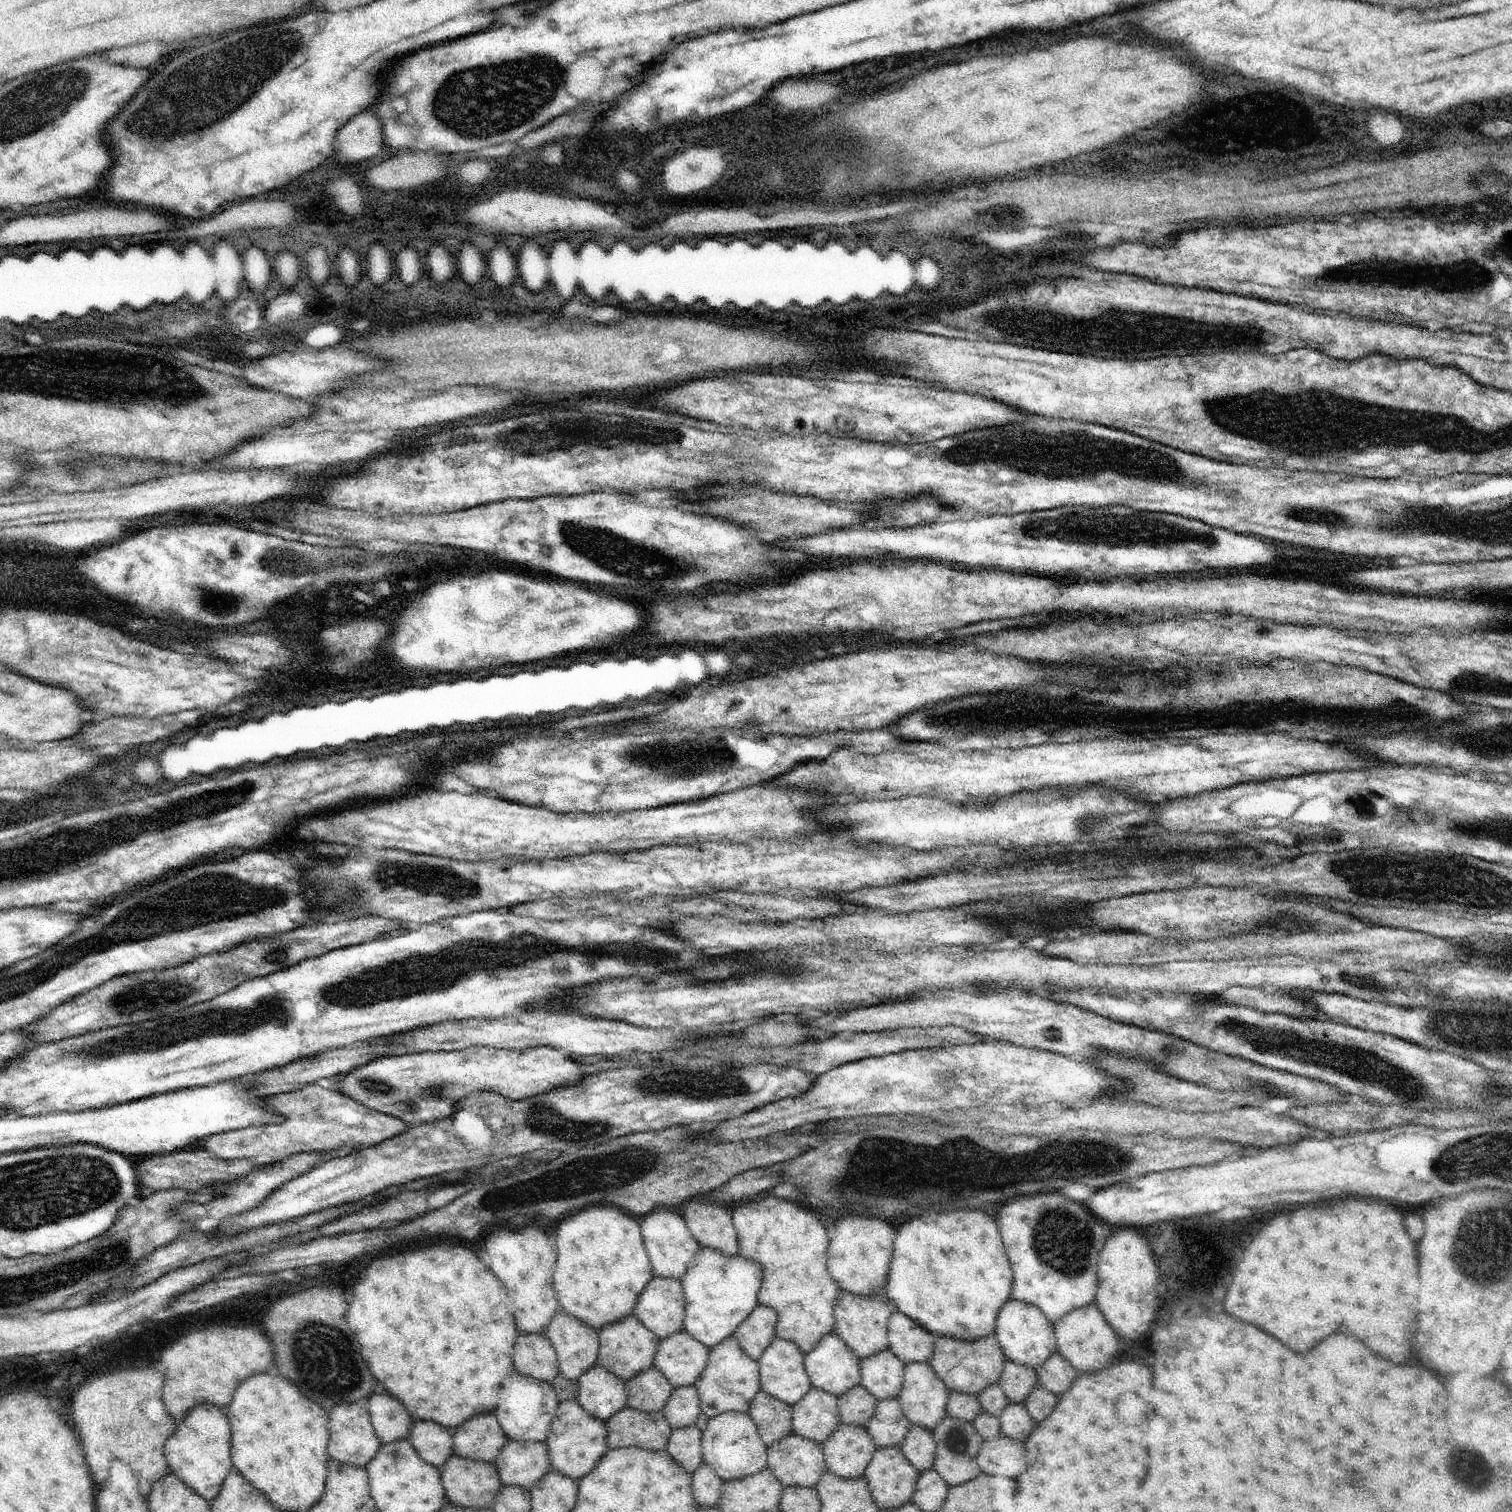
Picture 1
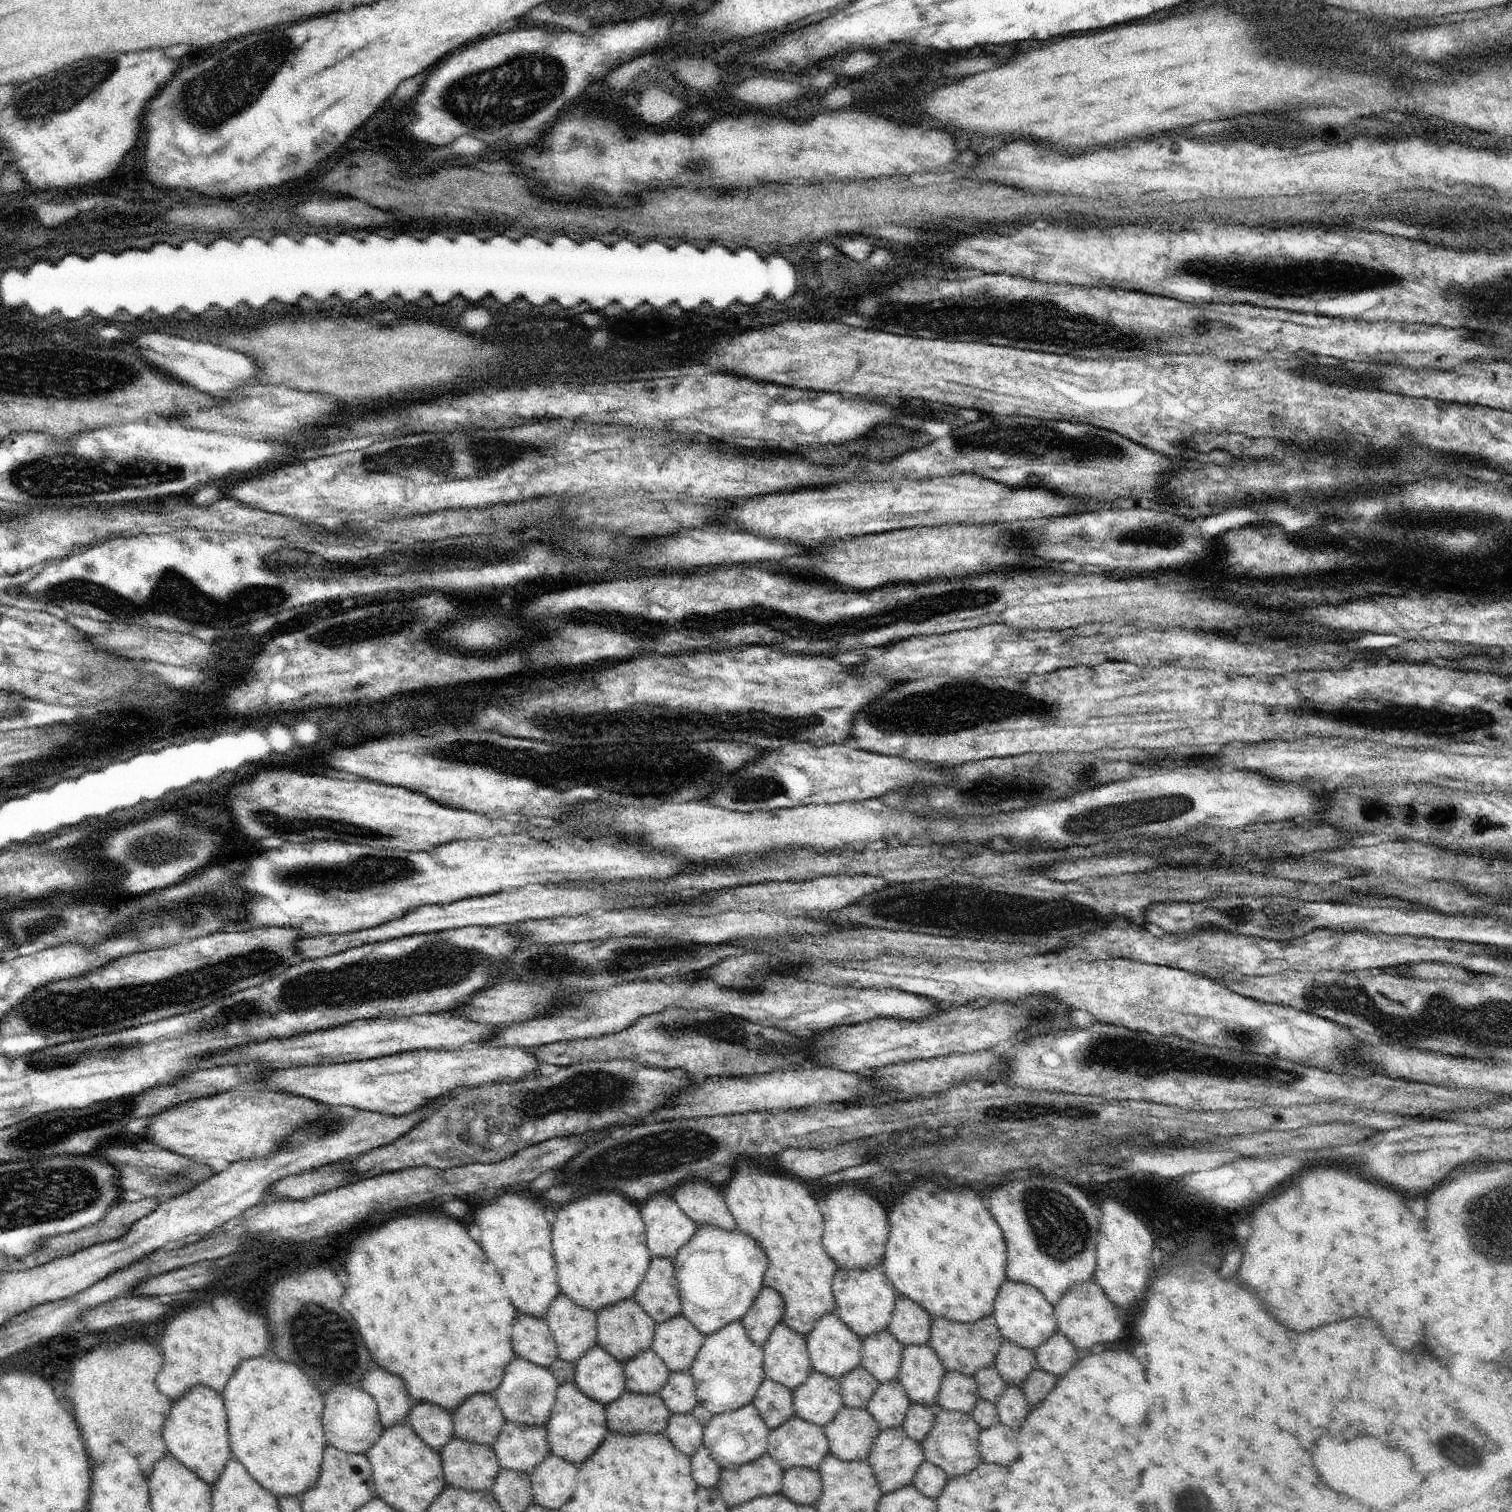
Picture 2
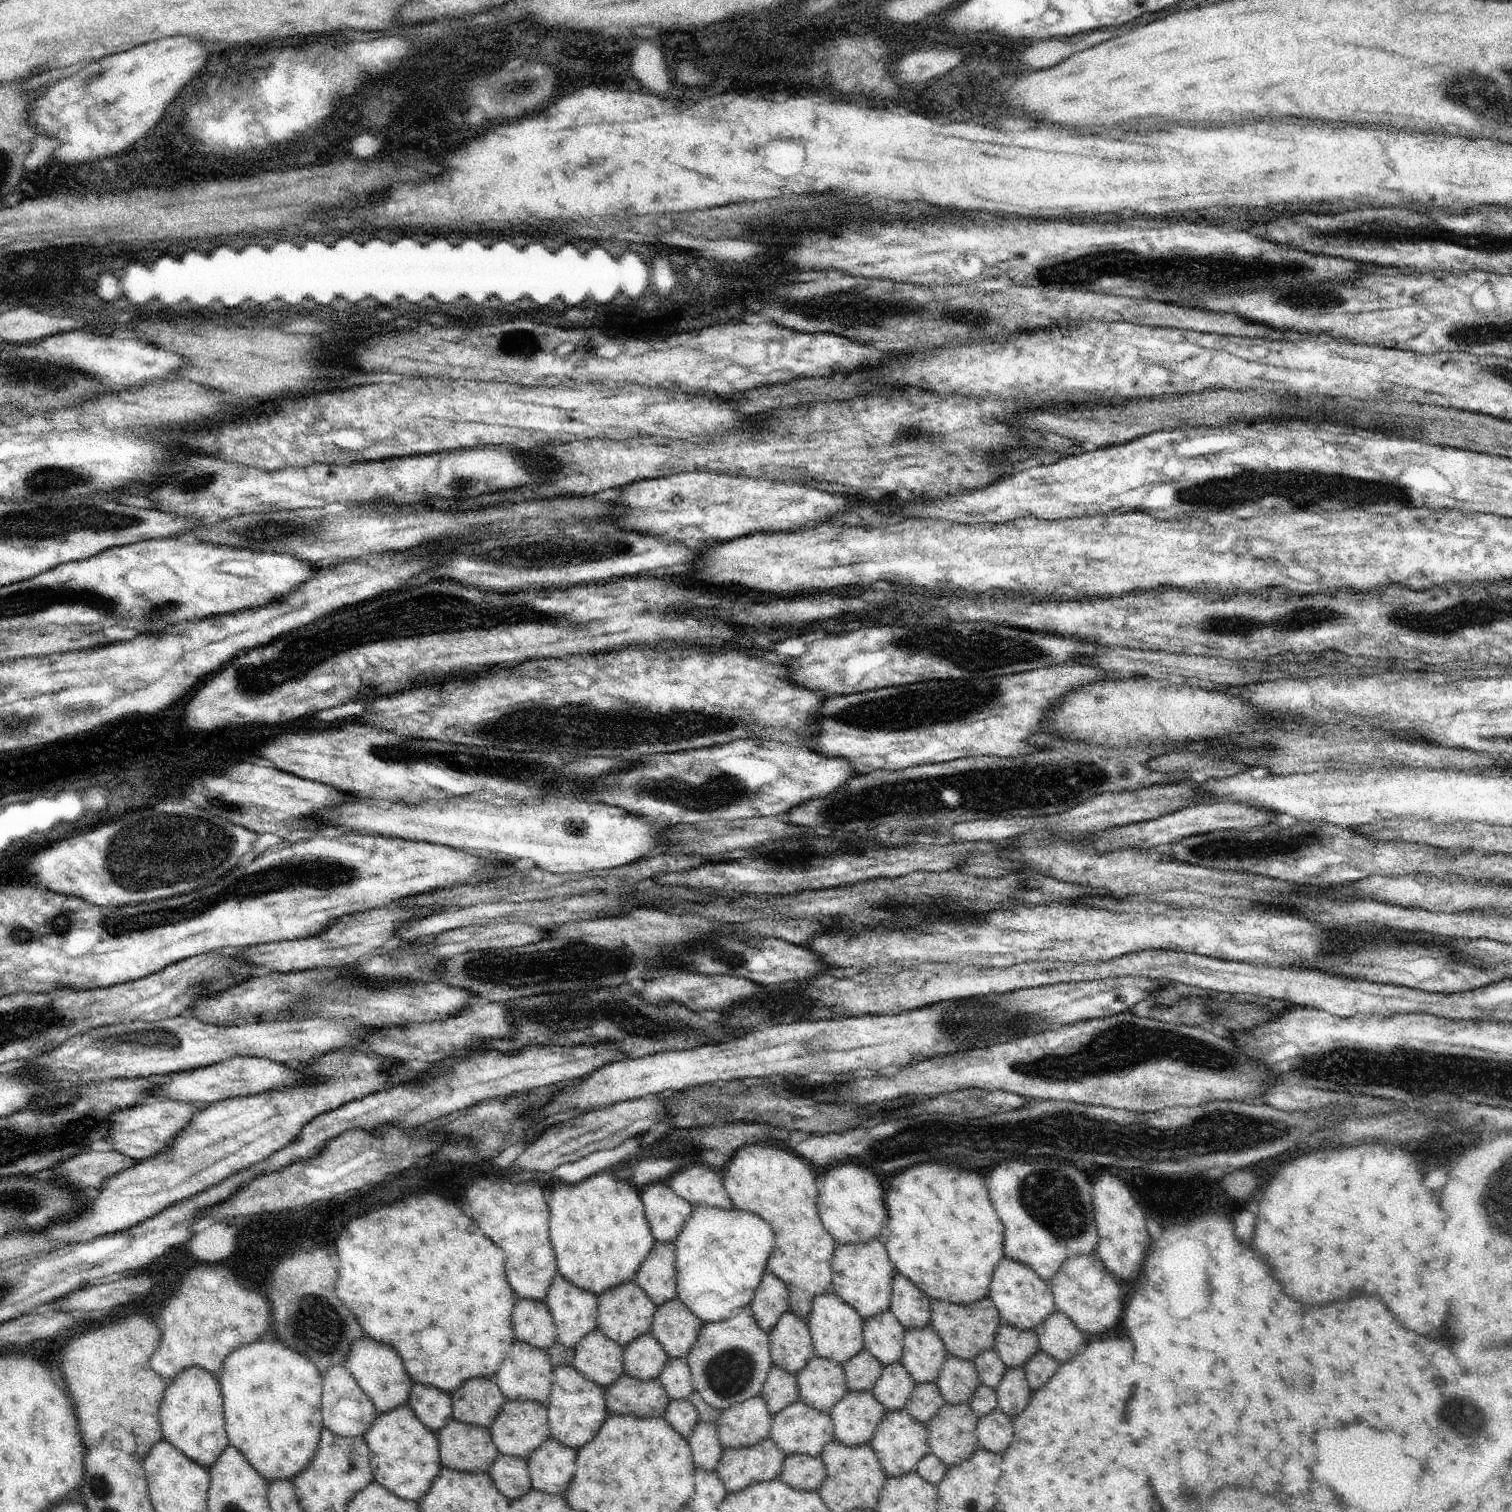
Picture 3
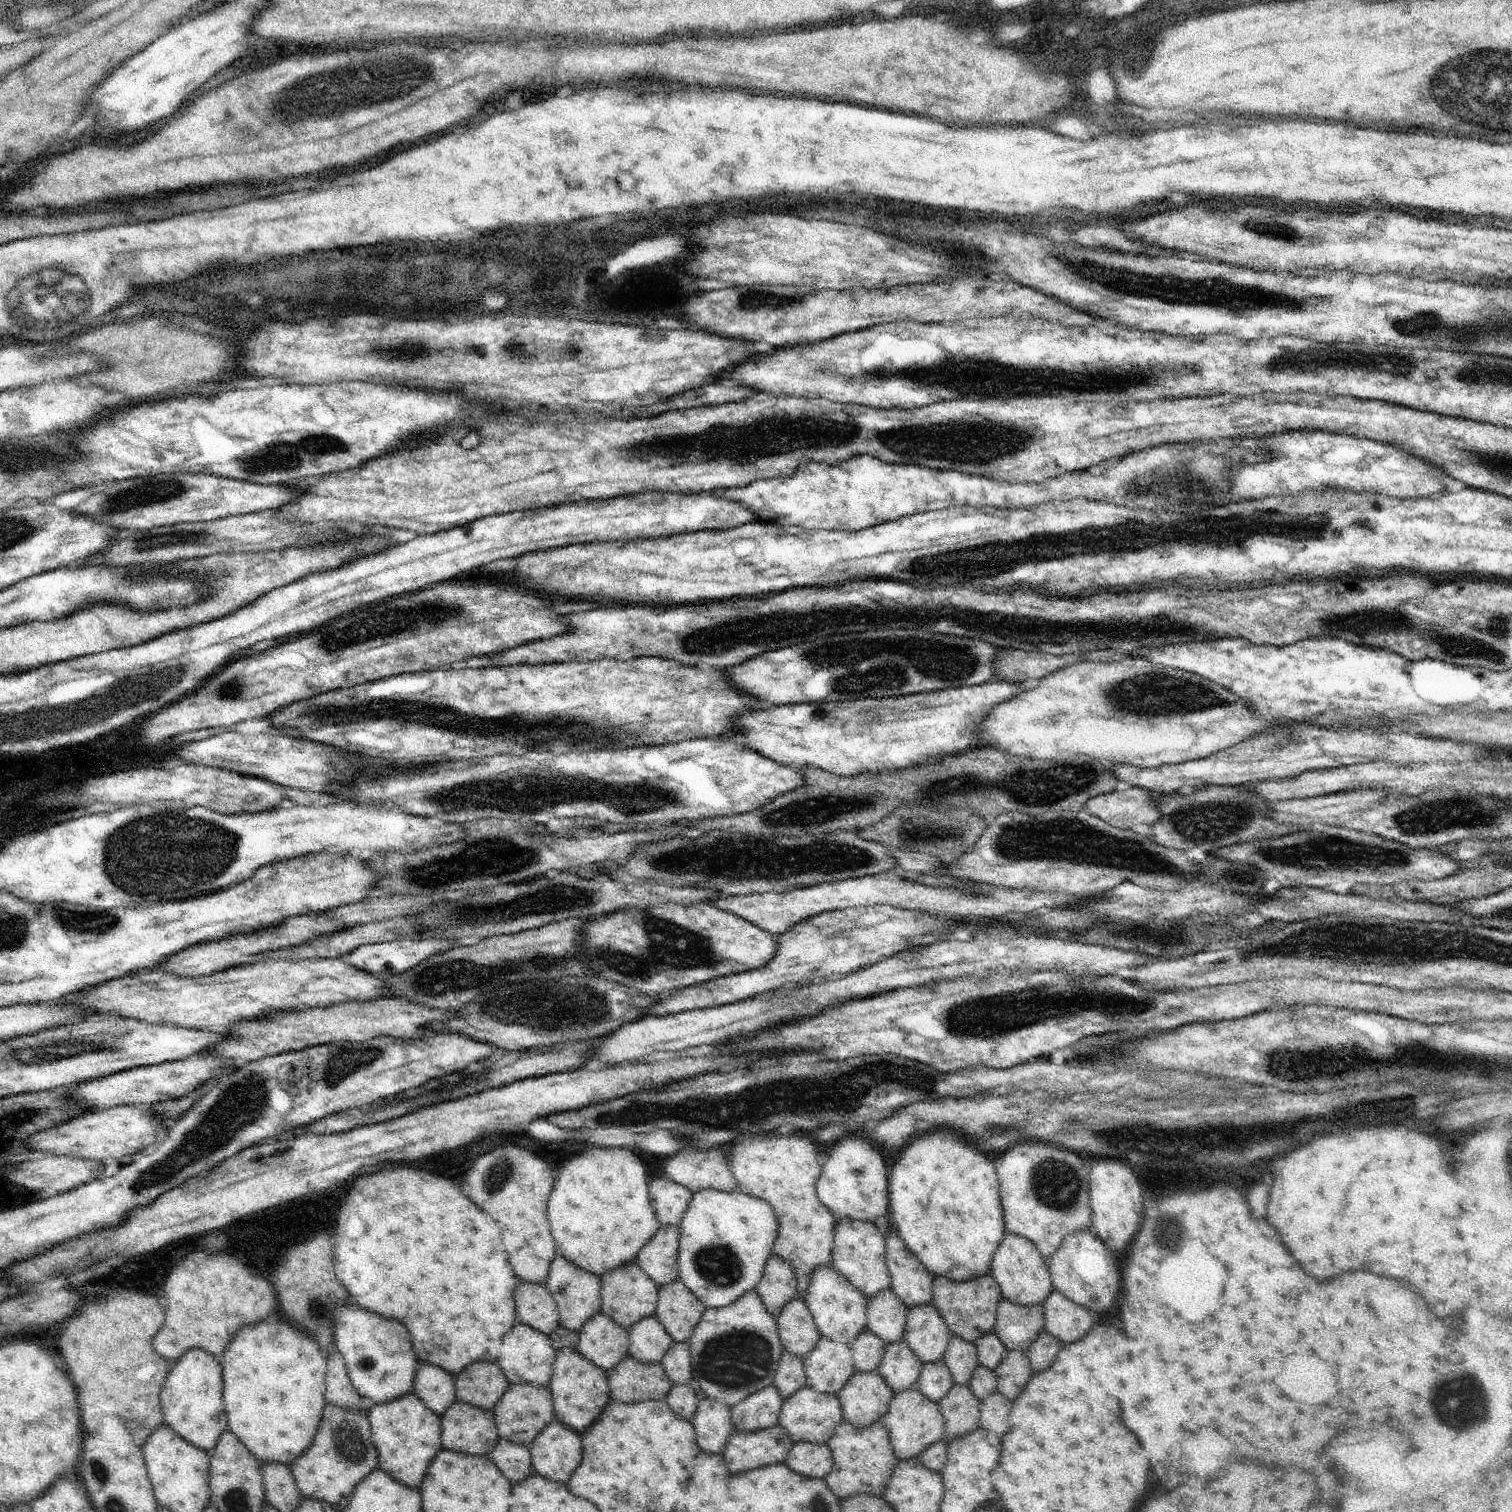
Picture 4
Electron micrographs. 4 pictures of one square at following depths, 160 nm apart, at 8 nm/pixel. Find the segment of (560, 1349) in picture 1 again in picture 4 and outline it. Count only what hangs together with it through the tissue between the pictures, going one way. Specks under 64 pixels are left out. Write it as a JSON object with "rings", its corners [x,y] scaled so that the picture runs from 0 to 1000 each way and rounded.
{"rings":[[[367,829],[363,837],[363,842],[360,847],[362,853],[368,860],[370,876],[379,880],[384,880],[388,873],[397,866],[397,844],[384,840],[374,831]]]}

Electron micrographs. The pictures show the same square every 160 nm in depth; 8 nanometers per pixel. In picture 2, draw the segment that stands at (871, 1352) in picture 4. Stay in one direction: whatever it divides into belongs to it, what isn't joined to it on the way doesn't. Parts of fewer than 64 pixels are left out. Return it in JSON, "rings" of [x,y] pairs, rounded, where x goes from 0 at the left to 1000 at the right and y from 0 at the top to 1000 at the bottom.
{"rings":[[[569,902],[555,911],[560,931],[573,931],[581,914]]]}

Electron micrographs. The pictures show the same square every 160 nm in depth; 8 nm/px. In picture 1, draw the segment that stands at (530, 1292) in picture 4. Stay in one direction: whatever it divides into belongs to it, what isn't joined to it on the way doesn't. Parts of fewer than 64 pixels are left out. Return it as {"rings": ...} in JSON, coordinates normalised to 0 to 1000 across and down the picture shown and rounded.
{"rings":[[[345,882],[340,890],[340,903],[344,909],[365,914],[370,909],[368,897],[360,882]]]}

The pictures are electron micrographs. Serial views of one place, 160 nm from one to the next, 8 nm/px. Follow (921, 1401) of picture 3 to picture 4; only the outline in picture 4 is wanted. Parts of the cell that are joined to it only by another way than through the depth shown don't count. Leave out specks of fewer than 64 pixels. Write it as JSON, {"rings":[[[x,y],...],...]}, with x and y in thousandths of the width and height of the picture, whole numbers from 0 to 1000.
{"rings":[[[622,899],[610,903],[605,917],[608,919],[610,923],[620,928],[631,915],[627,903]]]}

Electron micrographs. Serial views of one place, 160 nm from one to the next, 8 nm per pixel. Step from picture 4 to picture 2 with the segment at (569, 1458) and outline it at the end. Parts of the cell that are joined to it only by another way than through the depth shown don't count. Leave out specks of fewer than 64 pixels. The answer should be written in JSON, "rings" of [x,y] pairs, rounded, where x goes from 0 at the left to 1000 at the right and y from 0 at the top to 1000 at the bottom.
{"rings":[[[364,960],[350,976],[353,995],[360,997],[373,996],[380,987],[381,975],[380,968]]]}

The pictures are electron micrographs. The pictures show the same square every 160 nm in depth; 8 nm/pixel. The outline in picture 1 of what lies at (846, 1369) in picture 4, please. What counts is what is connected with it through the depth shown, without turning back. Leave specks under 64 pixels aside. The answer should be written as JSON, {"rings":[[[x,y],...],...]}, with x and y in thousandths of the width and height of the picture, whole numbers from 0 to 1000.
{"rings":[[[536,917],[529,927],[523,930],[524,948],[540,955],[546,954],[556,942],[554,929],[552,922]]]}

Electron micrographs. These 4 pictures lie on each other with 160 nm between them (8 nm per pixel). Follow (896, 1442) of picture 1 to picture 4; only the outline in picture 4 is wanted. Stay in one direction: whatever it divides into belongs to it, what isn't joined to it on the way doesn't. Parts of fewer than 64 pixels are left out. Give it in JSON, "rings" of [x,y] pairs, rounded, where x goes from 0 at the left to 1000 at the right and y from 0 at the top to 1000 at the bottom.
{"rings":[[[598,886],[587,890],[581,907],[592,922],[605,917],[612,902]]]}

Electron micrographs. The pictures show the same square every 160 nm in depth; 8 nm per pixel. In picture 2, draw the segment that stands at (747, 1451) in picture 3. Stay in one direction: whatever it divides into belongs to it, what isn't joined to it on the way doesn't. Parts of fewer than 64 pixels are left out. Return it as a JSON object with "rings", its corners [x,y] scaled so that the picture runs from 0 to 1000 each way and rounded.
{"rings":[[[507,960],[504,964],[493,968],[477,972],[475,984],[481,996],[495,993],[500,989],[517,987],[518,971]]]}

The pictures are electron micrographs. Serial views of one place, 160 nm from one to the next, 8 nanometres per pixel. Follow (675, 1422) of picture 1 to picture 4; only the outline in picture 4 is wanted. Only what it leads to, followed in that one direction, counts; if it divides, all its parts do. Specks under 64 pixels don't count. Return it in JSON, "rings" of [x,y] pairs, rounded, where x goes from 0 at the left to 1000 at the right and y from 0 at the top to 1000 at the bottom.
{"rings":[[[456,887],[444,888],[437,901],[445,915],[456,915],[458,912]]]}

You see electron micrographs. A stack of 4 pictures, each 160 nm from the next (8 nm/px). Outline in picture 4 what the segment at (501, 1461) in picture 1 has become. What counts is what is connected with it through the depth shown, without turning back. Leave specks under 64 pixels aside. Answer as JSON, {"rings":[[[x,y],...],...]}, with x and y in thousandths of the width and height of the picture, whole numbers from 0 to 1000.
{"rings":[[[337,915],[336,919],[332,923],[332,925],[328,928],[325,933],[331,951],[349,956],[367,938],[364,918],[349,915],[345,916]]]}

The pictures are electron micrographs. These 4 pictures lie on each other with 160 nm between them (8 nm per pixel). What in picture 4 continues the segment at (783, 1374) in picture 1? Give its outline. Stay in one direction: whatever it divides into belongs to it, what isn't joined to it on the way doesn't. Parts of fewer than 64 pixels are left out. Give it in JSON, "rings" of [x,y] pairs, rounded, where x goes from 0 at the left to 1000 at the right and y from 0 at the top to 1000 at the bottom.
{"rings":[[[529,856],[519,864],[514,870],[514,876],[518,893],[530,899],[544,885],[532,859]]]}

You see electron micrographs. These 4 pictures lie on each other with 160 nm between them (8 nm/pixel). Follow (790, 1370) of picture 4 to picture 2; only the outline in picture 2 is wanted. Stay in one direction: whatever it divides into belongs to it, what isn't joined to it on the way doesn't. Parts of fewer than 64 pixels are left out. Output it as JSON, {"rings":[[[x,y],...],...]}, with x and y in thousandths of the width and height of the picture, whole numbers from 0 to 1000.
{"rings":[[[507,911],[498,925],[499,930],[509,945],[514,945],[525,937],[524,920]]]}

